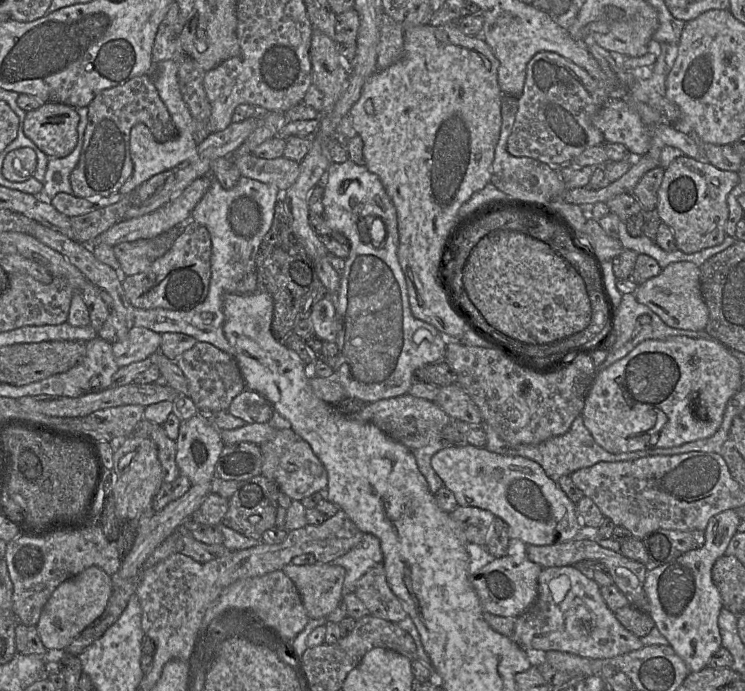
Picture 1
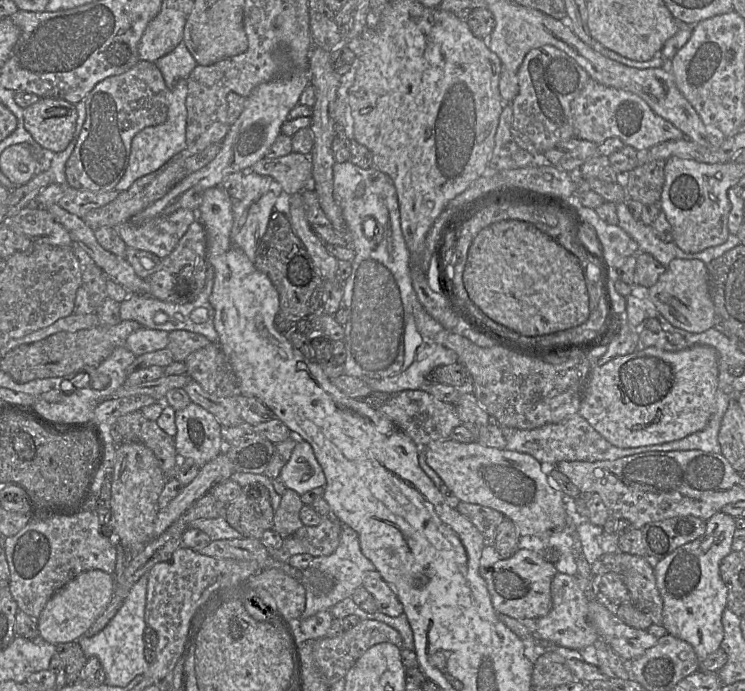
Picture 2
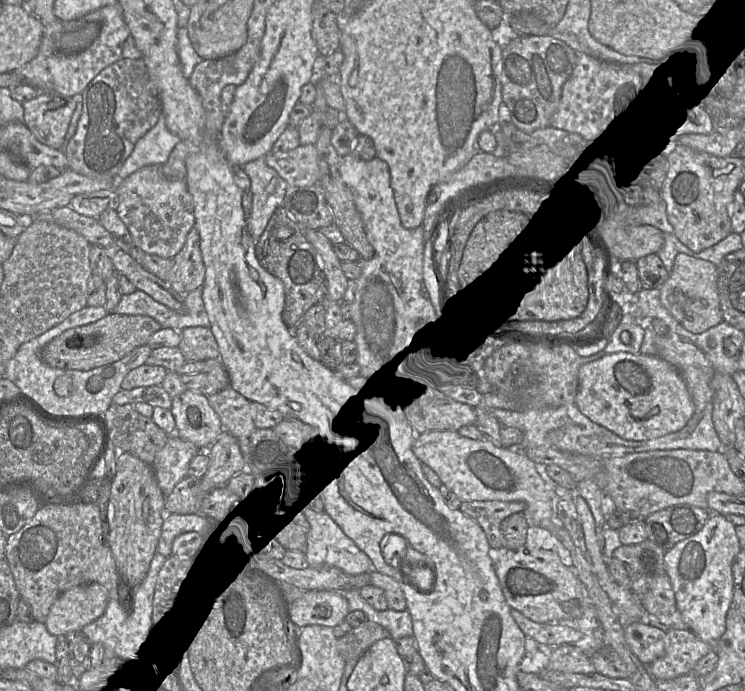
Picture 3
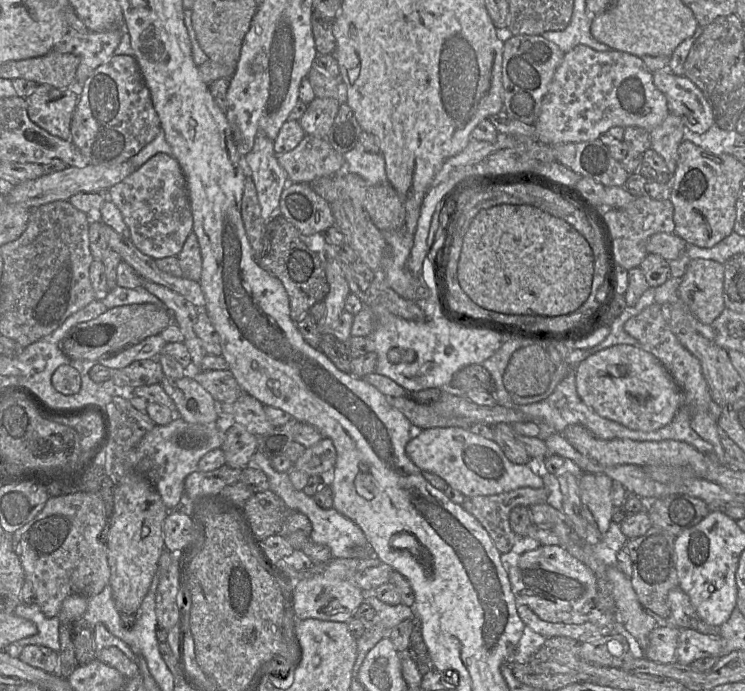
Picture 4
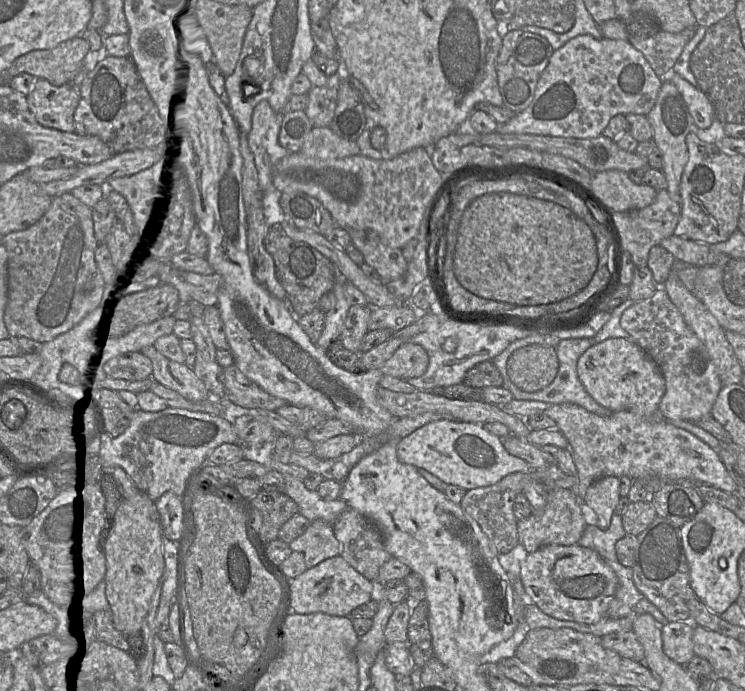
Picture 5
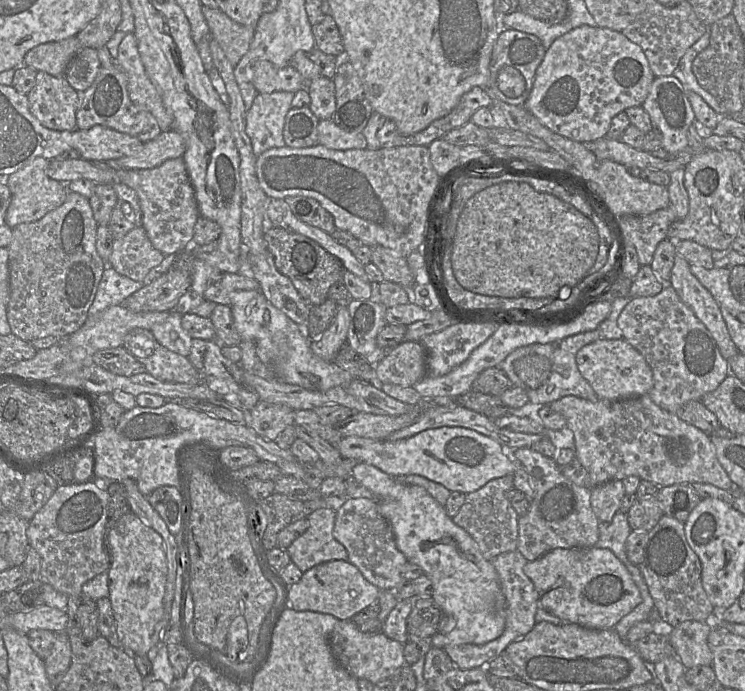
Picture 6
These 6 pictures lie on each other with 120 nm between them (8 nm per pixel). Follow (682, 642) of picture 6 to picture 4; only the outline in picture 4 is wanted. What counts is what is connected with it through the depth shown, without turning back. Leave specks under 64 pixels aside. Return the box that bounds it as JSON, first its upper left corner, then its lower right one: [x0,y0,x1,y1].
[644,626,679,664]

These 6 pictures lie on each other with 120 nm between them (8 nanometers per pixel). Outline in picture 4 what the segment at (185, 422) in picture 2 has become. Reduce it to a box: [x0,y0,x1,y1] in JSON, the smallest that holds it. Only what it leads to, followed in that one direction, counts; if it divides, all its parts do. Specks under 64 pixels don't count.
[160,375,218,423]

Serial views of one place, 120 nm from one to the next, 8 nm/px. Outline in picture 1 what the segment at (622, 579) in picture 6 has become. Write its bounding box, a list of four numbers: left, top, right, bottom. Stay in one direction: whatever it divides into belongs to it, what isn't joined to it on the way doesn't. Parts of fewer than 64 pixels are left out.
[470,555,542,617]

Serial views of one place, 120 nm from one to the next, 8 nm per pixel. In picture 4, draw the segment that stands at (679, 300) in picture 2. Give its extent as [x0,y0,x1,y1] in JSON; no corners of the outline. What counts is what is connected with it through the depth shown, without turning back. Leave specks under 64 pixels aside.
[679,260,725,324]

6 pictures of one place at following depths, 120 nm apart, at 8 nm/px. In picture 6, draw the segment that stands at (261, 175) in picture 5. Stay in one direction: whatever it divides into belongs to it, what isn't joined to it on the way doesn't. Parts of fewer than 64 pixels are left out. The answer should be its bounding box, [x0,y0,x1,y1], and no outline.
[245,92,293,157]

